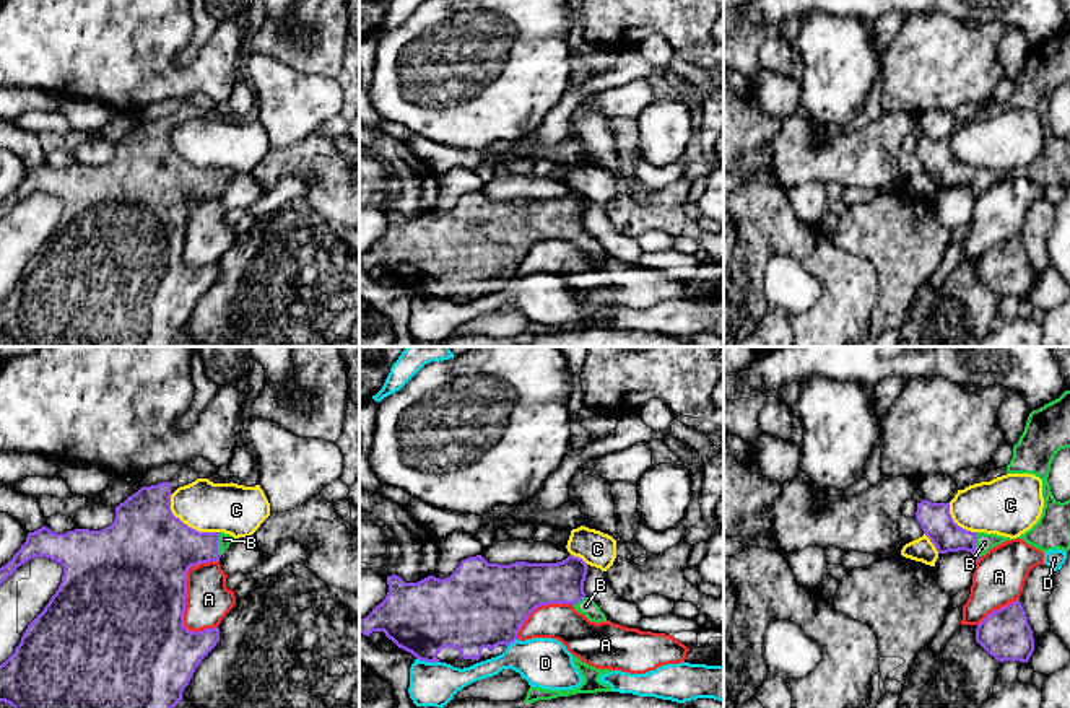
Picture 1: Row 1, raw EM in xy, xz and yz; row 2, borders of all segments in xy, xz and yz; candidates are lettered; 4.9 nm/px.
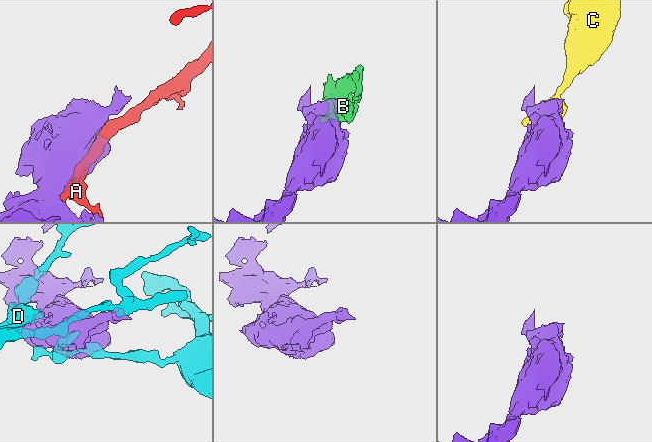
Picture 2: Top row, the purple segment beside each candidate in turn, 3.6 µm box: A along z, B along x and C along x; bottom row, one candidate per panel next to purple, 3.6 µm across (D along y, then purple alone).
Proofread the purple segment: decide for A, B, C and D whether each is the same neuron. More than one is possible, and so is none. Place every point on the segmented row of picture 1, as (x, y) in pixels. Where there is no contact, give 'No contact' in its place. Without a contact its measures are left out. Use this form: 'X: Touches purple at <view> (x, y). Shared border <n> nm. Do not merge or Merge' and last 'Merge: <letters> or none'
A: Touches purple at xy (186, 586). Shared border 380 nm. Do not merge
B: Touches purple at yz (974, 546). Shared border 130 nm. Merge
C: Touches purple at xy (186, 524). Shared border 320 nm. Do not merge
D: Touches purple at xz (428, 661). Shared border 120 nm. Do not merge
Merge: B

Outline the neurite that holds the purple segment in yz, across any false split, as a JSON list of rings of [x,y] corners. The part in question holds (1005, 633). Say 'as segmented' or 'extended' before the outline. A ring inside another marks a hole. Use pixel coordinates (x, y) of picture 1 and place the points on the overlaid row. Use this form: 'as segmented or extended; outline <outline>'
as segmented; outline [[[1015,601],[990,612],[977,625],[976,641],[1000,662],[1028,662],[1034,651],[1034,638],[1021,602]]]

